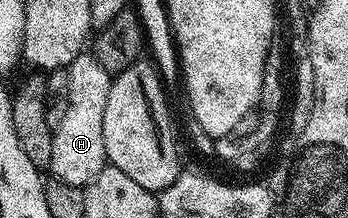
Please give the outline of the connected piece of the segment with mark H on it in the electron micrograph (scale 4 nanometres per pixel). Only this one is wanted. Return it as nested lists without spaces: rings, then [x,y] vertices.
[[[83,53],[74,58],[66,68],[68,73],[68,110],[60,125],[53,128],[52,161],[48,168],[49,174],[60,181],[68,181],[68,185],[85,188],[108,165],[106,150],[104,149],[104,105],[108,102],[108,89],[112,78],[111,72],[100,65],[100,61],[93,53]]]

